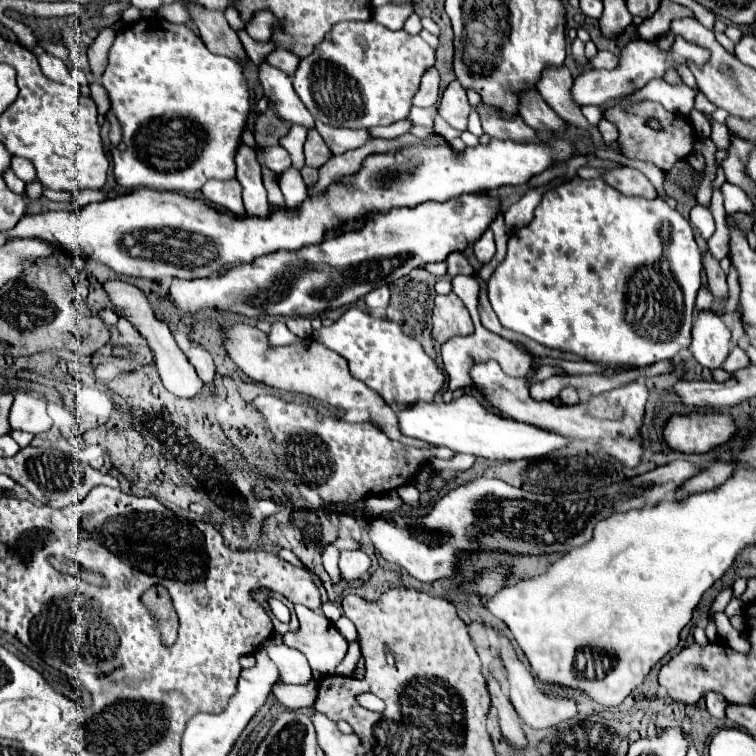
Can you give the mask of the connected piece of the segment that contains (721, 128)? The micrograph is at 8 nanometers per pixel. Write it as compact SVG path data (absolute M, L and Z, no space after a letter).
M712 122L712 136L710 136L710 140L716 144L718 150L728 150L728 144L732 142L728 128L724 124L714 124L714 122Z

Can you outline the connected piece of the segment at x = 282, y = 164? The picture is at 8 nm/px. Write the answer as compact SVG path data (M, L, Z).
M274 146L274 148L264 148L264 152L258 156L260 164L266 164L268 168L276 170L276 174L284 172L290 168L290 154L286 148L282 146Z

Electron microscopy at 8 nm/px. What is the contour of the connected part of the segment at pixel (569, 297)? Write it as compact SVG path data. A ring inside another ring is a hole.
M572 178L570 182L546 192L542 202L538 204L538 208L534 212L534 220L528 226L514 230L514 234L508 240L506 260L496 268L496 272L488 280L488 298L494 306L496 316L500 318L500 322L506 328L520 332L532 340L538 340L544 346L574 353L581 359L590 362L646 366L652 362L670 360L682 348L690 346L690 330L692 330L692 320L694 320L694 300L696 300L698 288L702 284L701 272L702 255L696 240L694 240L690 222L680 212L672 210L662 198L656 198L656 200L630 198L630 196L624 196L618 190L614 190L610 184L604 184L602 178L594 178L594 180Z

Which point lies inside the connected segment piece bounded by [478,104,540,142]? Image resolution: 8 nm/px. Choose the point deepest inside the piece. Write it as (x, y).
(496, 127)

